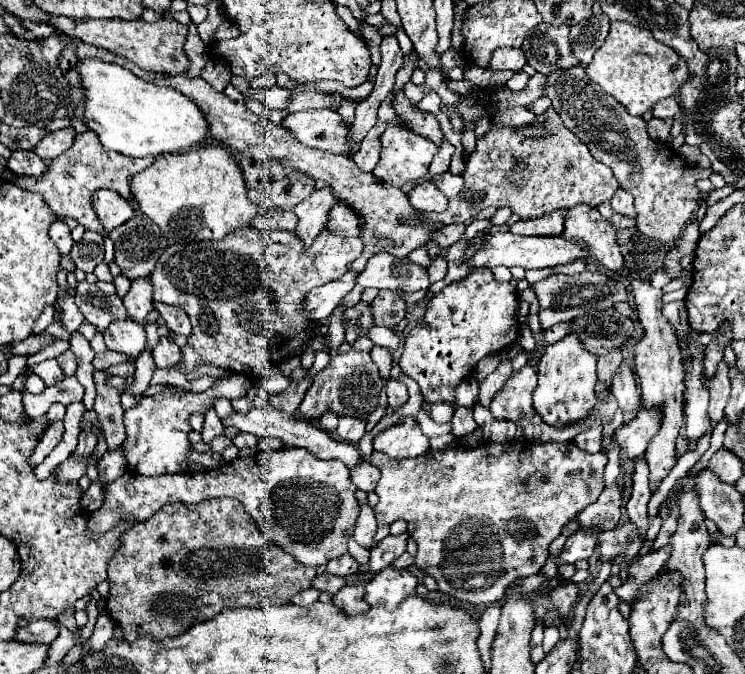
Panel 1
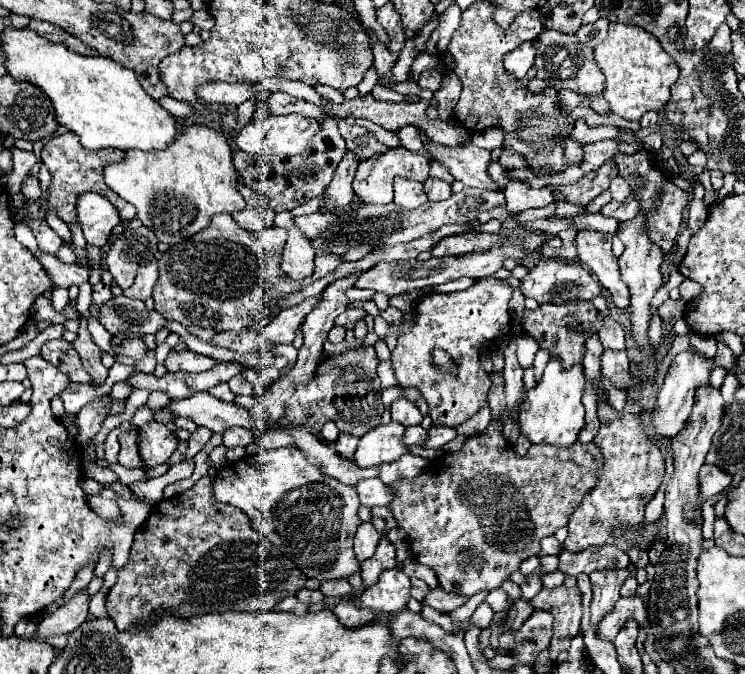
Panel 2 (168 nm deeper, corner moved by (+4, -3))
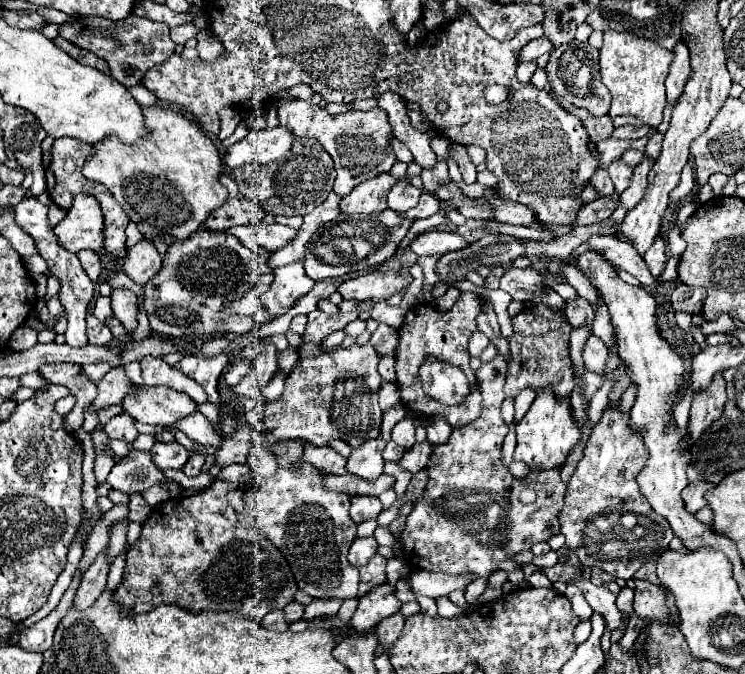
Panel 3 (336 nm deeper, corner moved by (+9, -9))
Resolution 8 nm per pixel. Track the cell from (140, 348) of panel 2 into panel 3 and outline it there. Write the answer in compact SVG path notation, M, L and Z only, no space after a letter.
M142 357L140 359L140 367L142 367L142 379L144 385L150 387L170 387L182 393L188 393L194 401L198 401L198 405L206 403L206 393L200 385L196 385L196 381L192 381L190 377L180 375L178 369L174 369L172 365L166 365L160 357Z

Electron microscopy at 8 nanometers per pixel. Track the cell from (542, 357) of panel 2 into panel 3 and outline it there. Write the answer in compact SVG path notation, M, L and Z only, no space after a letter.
M530 387L522 389L522 391L516 395L516 399L514 399L514 405L516 405L516 415L514 415L514 419L516 419L516 421L520 421L520 419L526 415L528 407L530 407L532 401L534 401L534 395L536 395L536 391L532 391Z

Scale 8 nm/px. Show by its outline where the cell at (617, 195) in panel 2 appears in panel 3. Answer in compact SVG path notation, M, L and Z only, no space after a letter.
M620 159L612 161L612 165L608 167L608 173L610 173L610 179L612 179L614 189L616 189L618 195L620 195L624 189L628 189L630 177L632 177L632 169L630 169L624 161L620 161Z

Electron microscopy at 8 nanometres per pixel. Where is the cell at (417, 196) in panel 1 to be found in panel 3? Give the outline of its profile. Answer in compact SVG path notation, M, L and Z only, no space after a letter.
M400 179L388 193L388 207L398 211L398 213L406 213L408 209L418 205L418 197L420 197L420 189L412 187L406 179Z

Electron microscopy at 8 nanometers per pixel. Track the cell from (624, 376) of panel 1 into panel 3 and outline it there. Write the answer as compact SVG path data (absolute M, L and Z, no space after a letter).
M590 335L588 341L586 341L586 347L584 347L584 363L586 363L586 369L592 371L592 373L598 373L598 375L604 375L606 371L606 363L608 363L608 349L606 345Z

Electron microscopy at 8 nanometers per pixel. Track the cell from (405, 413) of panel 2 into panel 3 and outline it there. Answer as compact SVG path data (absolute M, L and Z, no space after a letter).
M404 417L402 421L398 421L392 429L392 441L404 449L410 449L416 441L414 441L414 425L408 417Z

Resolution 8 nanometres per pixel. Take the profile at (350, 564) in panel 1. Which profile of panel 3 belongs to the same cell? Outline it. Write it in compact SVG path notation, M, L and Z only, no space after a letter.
M312 599L312 603L306 605L302 619L312 619L320 615L336 615L340 605L342 605L340 599Z

